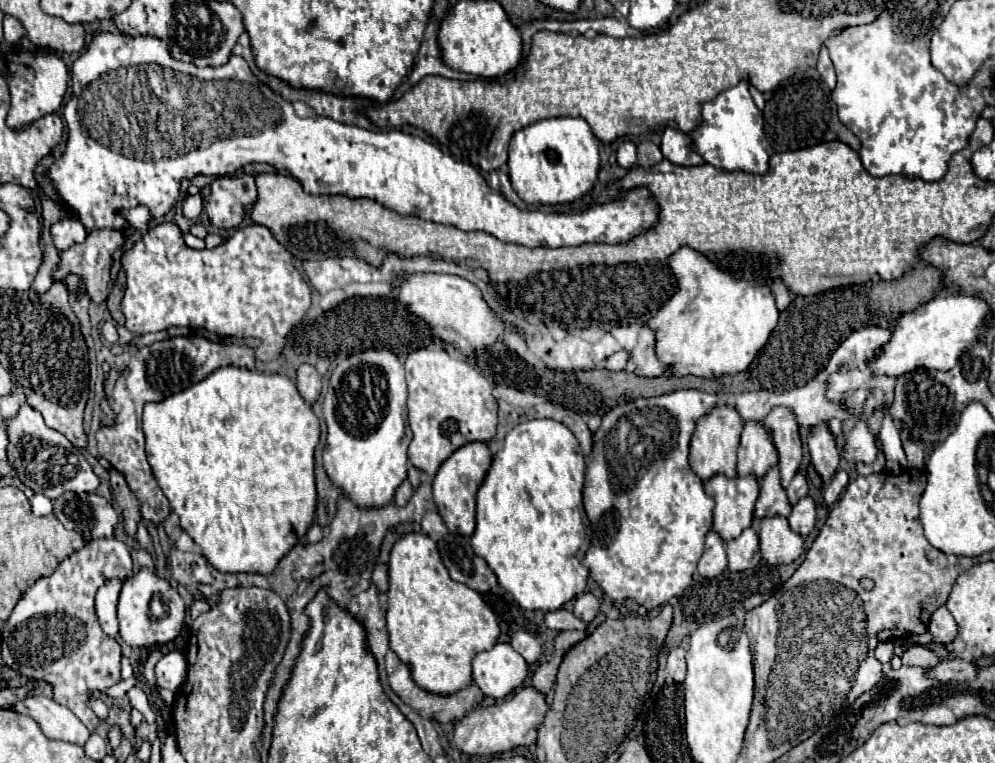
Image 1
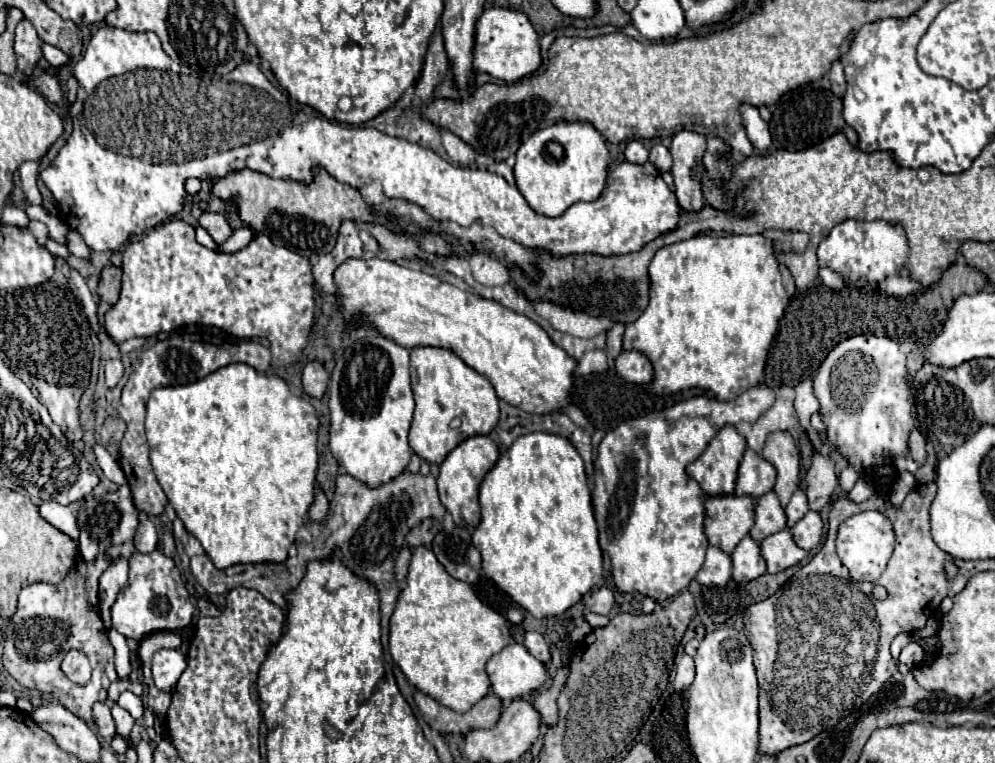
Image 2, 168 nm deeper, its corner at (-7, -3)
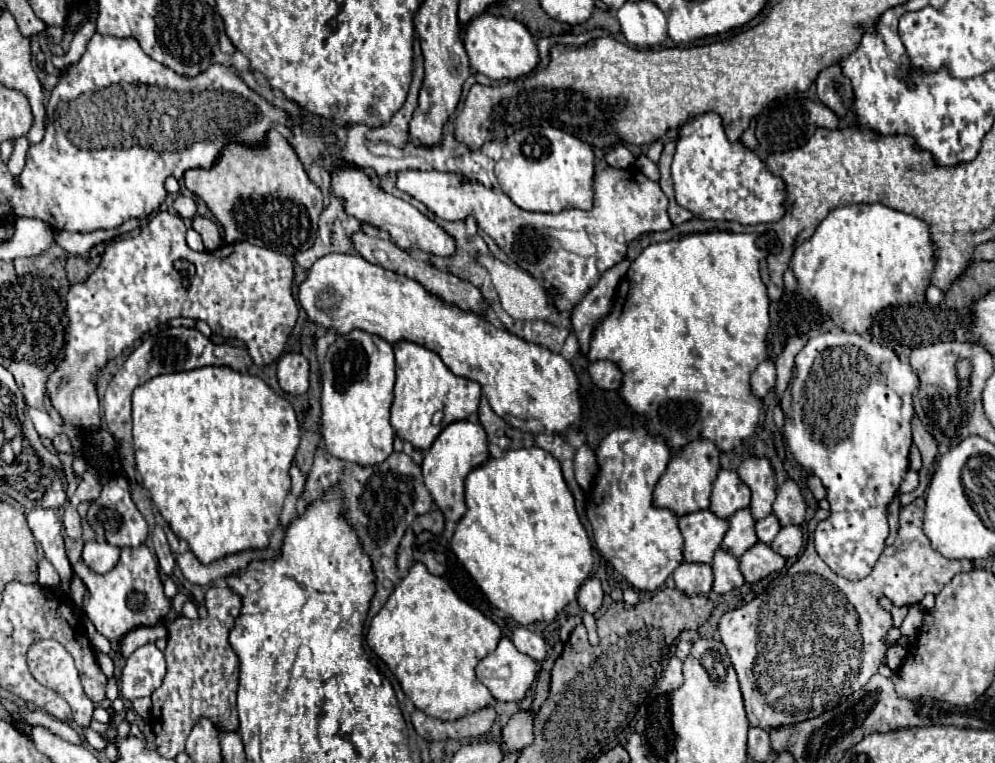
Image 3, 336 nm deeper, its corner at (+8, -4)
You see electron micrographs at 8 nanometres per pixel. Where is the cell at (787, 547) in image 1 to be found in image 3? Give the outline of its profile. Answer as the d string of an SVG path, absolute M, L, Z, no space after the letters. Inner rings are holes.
M761 541L739 557L739 569L747 583L761 581L769 573L779 571L783 567L785 567L785 559L779 553L775 553L767 543Z

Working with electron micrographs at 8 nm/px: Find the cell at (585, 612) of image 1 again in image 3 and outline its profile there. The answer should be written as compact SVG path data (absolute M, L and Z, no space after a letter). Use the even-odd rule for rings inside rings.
M587 579L579 593L577 593L577 599L579 599L579 607L587 613L595 613L599 611L601 603L603 603L603 589L601 589L601 583L599 579Z

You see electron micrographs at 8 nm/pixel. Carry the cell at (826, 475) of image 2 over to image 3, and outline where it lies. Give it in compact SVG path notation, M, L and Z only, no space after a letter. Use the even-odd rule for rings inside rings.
M787 479L777 489L777 499L773 503L773 513L777 513L781 525L801 525L805 521L805 497L801 485L793 479Z

